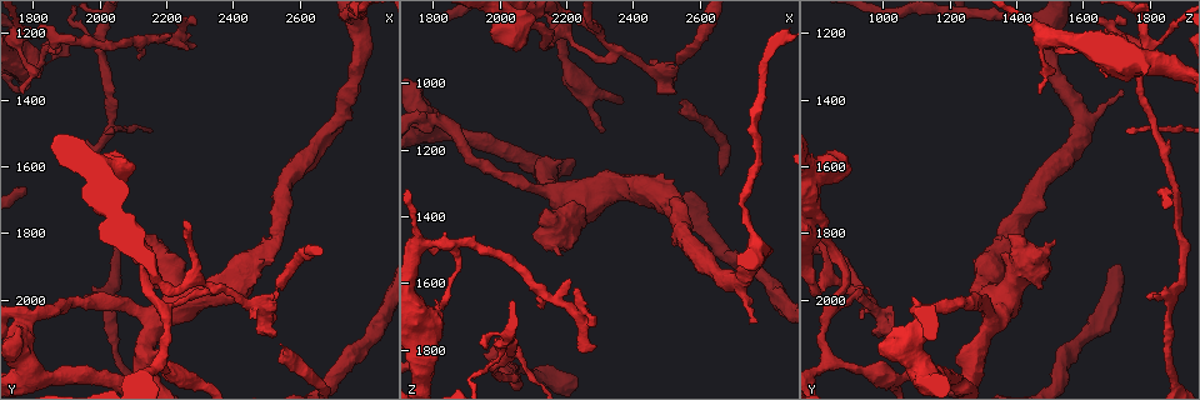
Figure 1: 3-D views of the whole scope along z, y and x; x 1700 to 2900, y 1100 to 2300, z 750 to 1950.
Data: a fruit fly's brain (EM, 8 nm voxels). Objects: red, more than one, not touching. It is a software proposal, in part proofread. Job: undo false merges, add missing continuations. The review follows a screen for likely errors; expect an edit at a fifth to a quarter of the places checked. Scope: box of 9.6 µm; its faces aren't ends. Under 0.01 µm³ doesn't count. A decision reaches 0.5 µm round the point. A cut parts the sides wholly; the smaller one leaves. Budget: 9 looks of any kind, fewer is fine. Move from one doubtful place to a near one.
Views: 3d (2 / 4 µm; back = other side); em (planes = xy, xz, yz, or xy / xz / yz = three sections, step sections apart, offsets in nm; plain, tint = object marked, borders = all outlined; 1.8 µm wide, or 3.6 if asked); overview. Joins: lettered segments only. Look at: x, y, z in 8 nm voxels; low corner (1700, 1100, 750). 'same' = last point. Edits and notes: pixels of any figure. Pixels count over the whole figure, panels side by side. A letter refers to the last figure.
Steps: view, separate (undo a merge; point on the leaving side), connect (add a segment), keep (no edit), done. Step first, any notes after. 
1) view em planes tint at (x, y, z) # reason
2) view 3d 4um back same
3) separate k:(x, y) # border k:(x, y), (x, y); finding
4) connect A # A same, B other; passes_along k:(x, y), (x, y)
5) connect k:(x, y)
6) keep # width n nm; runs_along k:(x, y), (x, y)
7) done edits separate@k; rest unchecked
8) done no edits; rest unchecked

view 3d 2um at (2170, 1820, 1520) # stops while still wide

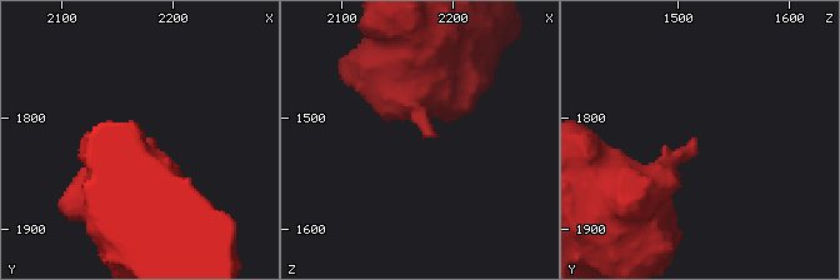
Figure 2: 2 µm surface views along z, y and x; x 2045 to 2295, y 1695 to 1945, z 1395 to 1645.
view em planes tint at (2176, 1814, 1514)

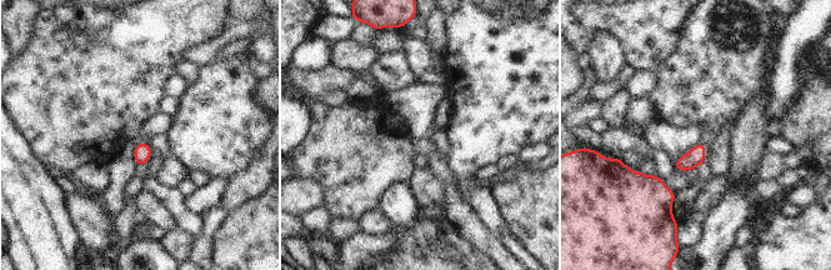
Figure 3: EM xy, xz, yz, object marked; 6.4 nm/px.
view em planes borders same # see the neighbours

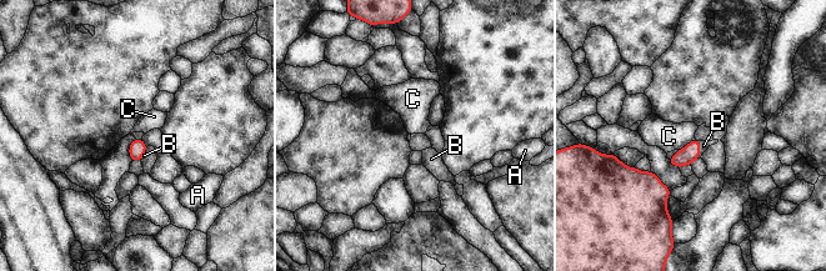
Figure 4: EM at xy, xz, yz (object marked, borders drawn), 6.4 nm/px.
connect B # A other, B same, C other; passes_along 4:(685, 156), (699, 150), (704, 145); it goes on there

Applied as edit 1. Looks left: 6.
view 3d 4um at (2030, 1490, 1810)

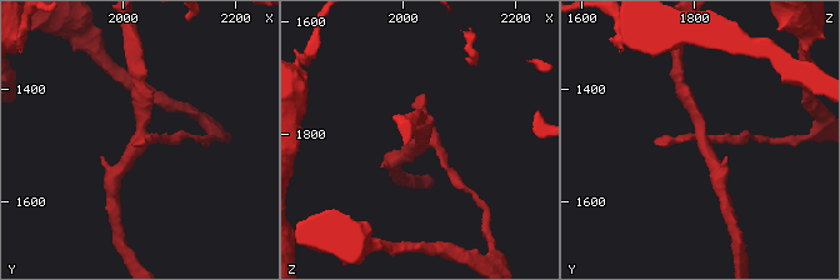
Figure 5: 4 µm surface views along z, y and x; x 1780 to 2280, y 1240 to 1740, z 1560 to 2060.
view em planes tint at (2030, 1490, 1820) # need the tissue

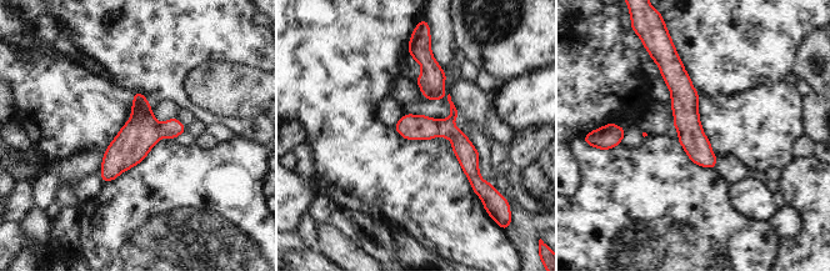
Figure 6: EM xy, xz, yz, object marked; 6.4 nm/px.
view em planes borders same

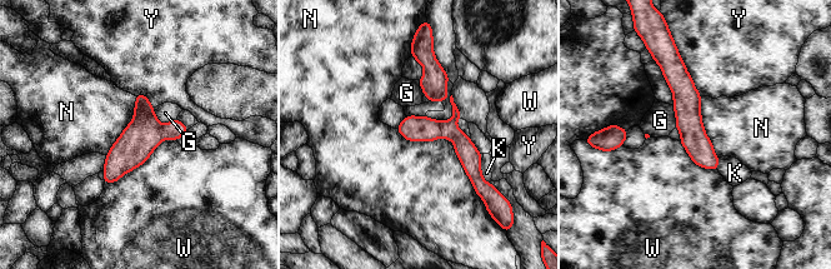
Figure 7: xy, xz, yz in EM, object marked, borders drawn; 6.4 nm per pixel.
separate 7:(469, 155) # G other, K other, N other, W other, Y other; border 7:(439, 121), (442, 135); two neurons meet here

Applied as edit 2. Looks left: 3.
view em 3.6um xy step 4 borders at (2210, 1200, 1590) # an open end

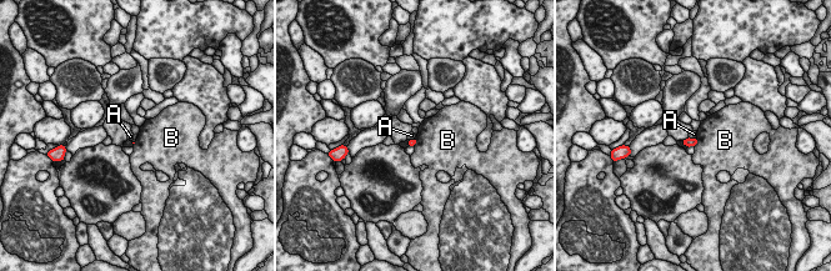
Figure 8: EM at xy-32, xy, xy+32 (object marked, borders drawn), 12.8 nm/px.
view em 3.6um planes borders same # cut it another way

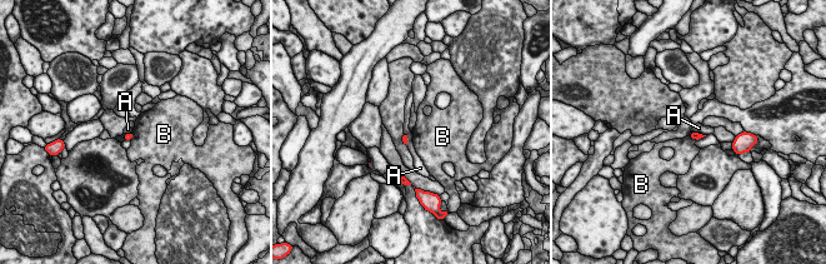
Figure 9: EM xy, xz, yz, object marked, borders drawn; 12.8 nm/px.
keep # longest_contact A 170 nm; A other, B other; border 9:(689, 135), (696, 140); no lettered segment goes on from it

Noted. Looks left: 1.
view em planes borders at (2530, 2090, 970) # branch stops here

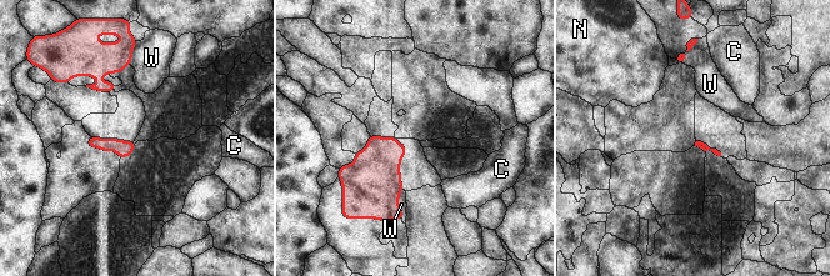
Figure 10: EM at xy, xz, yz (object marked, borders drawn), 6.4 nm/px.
keep # C other, N other, W other; border 10:(403, 189), (398, 201), (403, 219); none of them fits

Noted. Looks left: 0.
done edits connect@4, separate@7; rest unchecked

